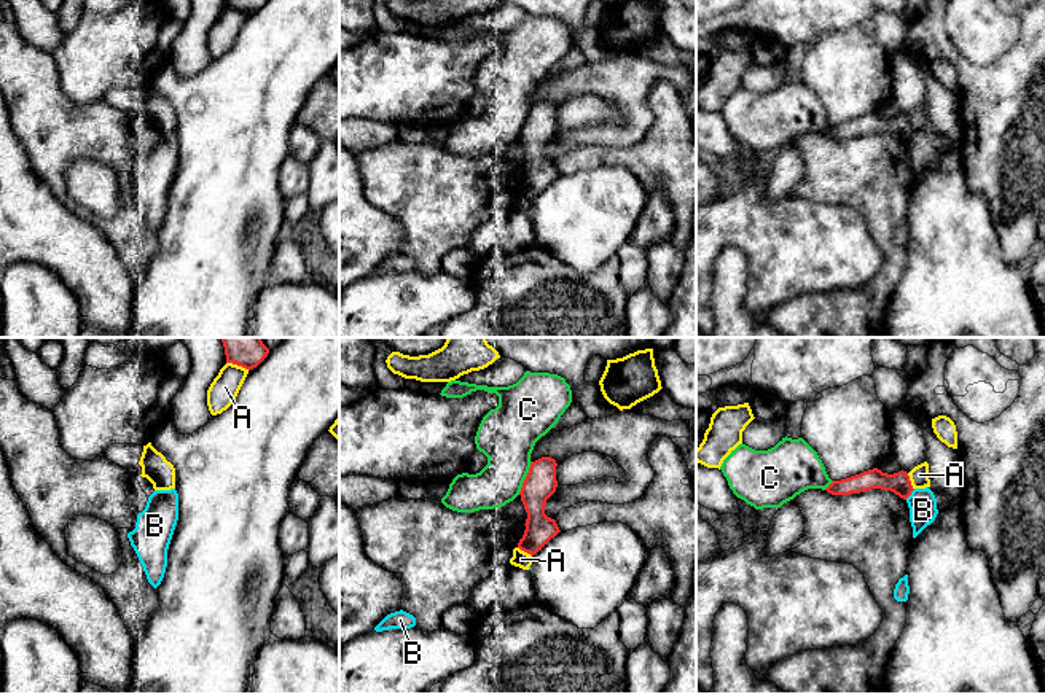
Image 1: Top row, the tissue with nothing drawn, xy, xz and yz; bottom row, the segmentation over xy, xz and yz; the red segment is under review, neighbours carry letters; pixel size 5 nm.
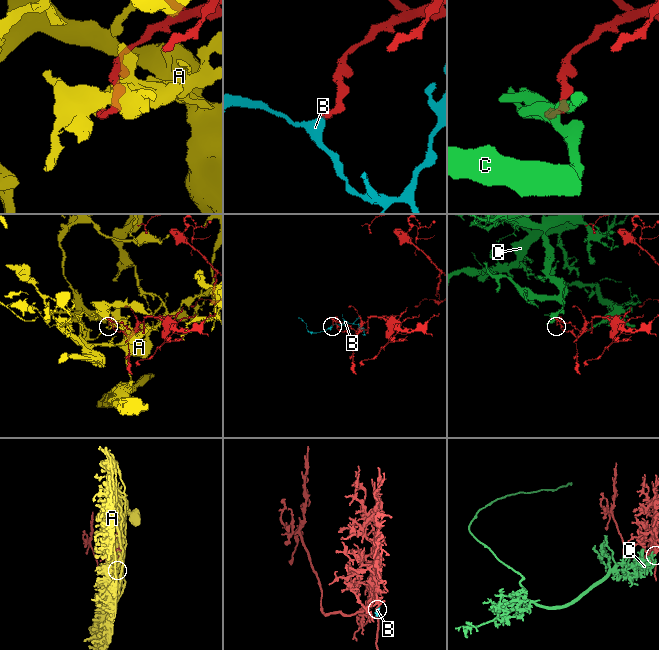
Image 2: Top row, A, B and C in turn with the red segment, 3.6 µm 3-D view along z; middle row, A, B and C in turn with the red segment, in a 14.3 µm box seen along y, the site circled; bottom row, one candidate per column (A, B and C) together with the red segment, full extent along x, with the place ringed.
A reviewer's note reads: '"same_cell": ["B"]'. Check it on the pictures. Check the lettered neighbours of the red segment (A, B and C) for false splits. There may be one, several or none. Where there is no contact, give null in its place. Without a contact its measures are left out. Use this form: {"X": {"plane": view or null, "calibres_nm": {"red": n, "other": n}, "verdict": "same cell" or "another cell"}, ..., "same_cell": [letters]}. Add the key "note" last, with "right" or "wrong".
{"A": {"plane": "xy", "calibres_nm": {"red": 70, "other": 140}, "verdict": "another cell"}, "B": {"plane": "yz", "calibres_nm": {"red": 110, "other": 140}, "verdict": "another cell"}, "C": {"plane": "xz", "calibres_nm": {"red": 160, "other": 300}, "verdict": "another cell"}, "same_cell": [], "note": "wrong"}

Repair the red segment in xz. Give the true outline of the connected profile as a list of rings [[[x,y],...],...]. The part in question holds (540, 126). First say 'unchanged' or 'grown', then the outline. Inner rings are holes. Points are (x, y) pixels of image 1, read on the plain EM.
unchanged; [[[551,100],[532,105],[519,135],[527,162],[518,191],[530,199],[561,175],[556,164],[545,158],[546,143],[558,131],[556,110],[558,107]]]

